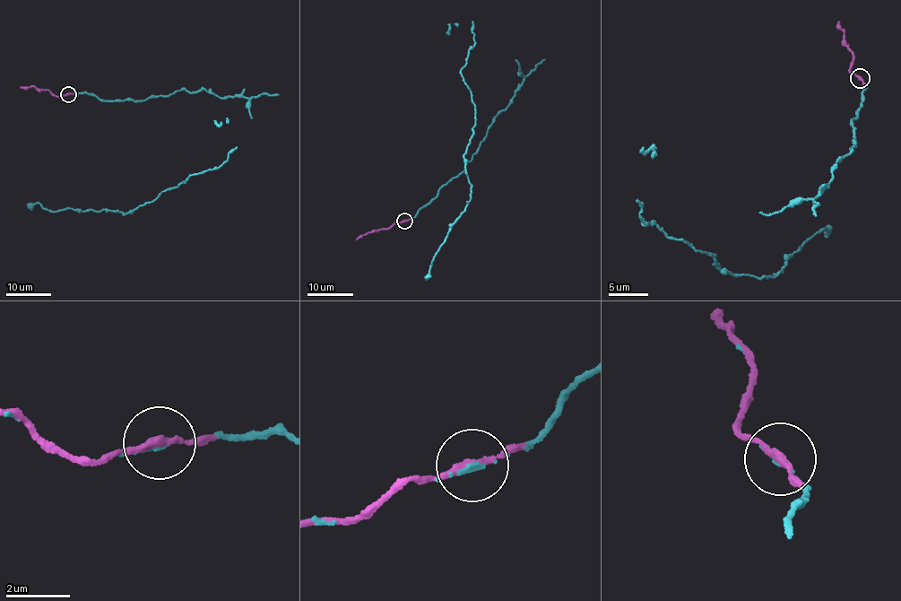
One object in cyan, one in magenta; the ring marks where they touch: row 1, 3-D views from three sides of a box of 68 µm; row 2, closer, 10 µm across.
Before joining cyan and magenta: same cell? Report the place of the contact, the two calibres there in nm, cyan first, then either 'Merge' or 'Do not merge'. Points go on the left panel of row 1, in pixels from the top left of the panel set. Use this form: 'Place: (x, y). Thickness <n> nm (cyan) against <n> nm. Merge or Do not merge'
Place: (68, 94). Thickness 120 nm (cyan) against 220 nm. Merge

